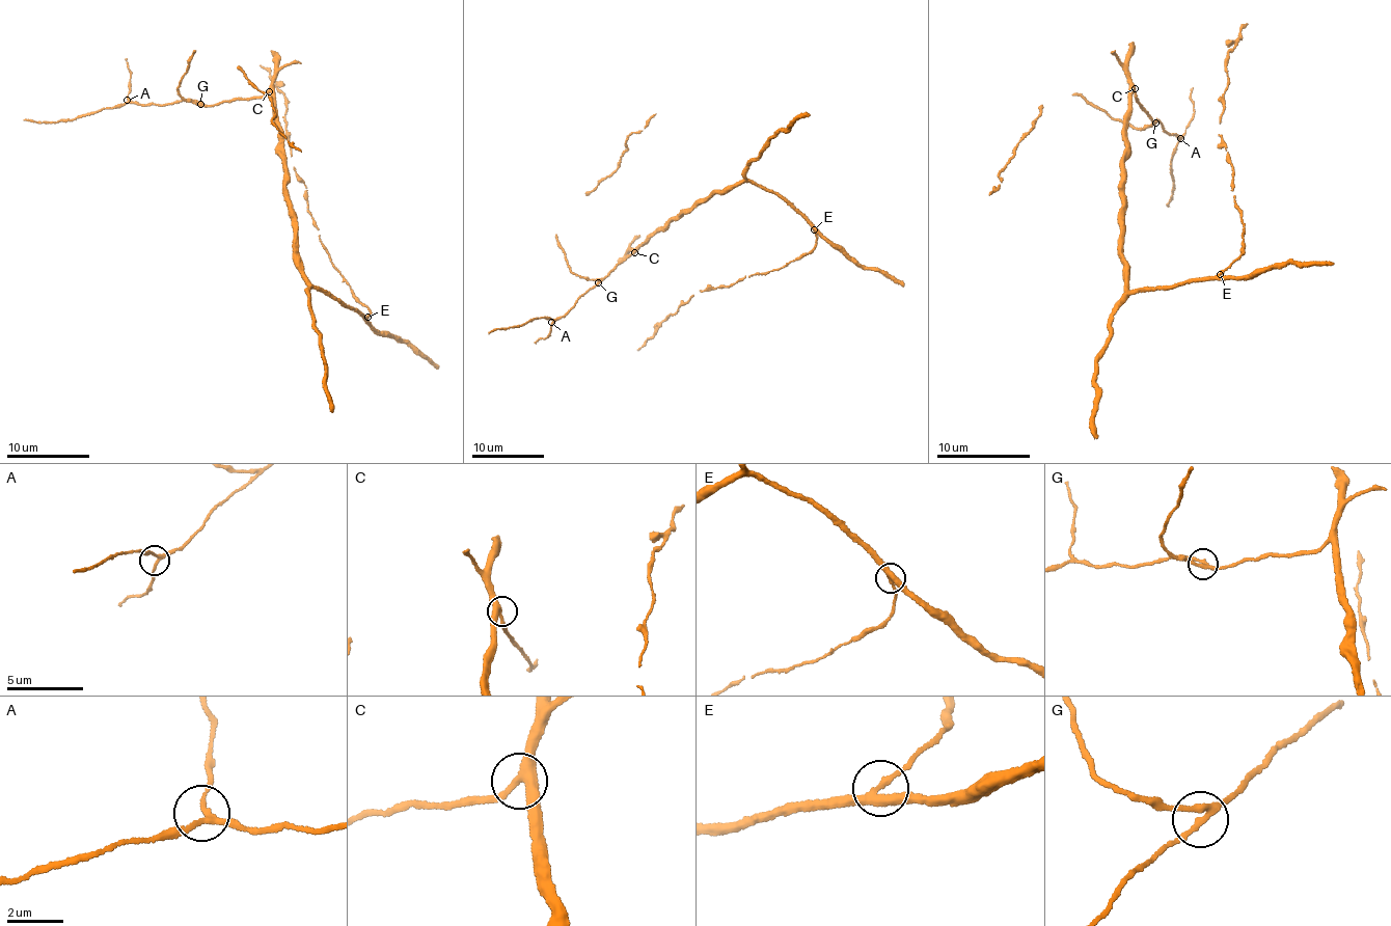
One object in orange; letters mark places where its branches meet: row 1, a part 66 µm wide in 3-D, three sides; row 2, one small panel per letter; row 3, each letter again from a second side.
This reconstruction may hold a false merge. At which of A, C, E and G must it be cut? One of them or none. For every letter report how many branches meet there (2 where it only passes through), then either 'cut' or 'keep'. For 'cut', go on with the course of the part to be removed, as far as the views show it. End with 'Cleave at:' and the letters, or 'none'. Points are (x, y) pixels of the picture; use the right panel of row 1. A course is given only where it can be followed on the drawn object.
A: branches 3; keep
C: branches 3; keep
E: branches 3; keep
G: branches 3; keep
Cleave at: none

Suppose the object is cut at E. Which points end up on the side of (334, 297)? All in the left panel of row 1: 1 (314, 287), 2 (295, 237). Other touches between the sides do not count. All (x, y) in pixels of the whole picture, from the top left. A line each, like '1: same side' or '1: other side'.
1: same side
2: same side

